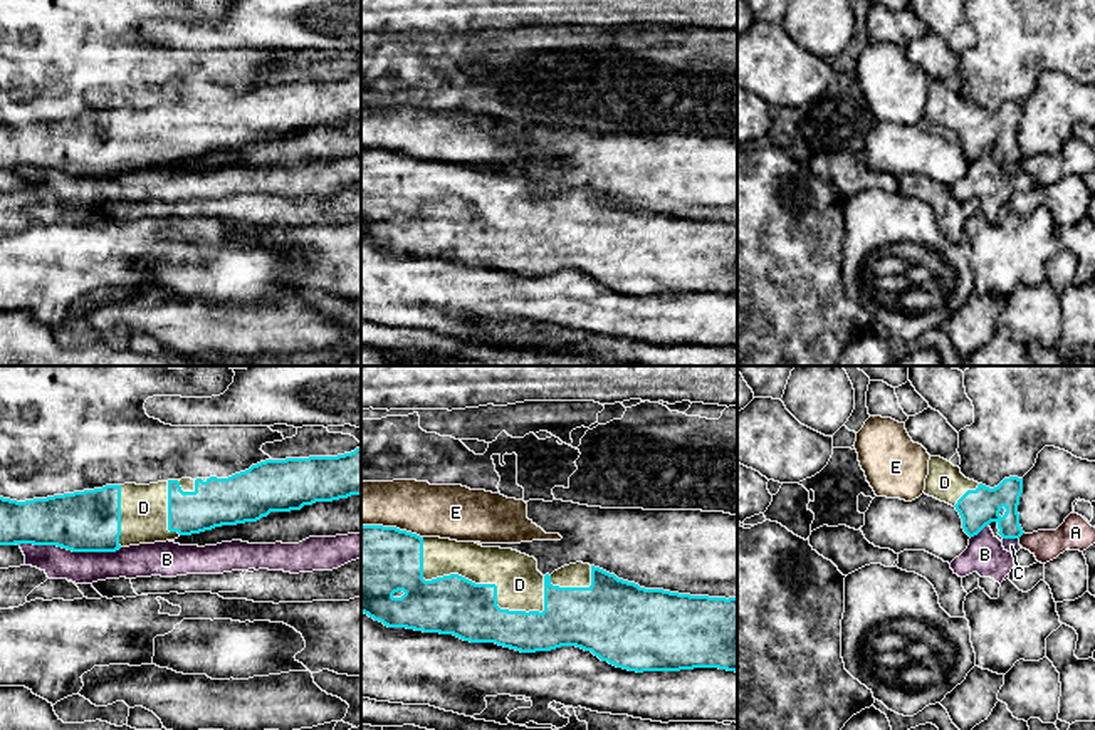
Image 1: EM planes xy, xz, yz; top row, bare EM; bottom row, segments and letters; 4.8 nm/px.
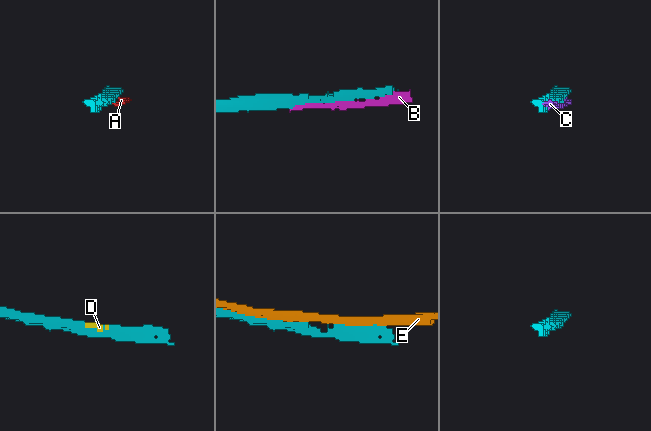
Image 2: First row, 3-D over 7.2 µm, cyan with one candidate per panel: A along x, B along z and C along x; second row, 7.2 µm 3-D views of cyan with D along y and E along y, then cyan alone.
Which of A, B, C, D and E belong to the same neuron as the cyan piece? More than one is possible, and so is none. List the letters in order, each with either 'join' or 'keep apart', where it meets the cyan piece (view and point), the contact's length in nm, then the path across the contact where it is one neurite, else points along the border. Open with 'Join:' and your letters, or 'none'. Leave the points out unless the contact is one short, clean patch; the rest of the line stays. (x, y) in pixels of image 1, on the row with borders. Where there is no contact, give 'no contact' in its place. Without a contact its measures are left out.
Join: D
A: keep apart; contact yz (1020, 536); length 40 nm
B: keep apart; contact xy (71, 549); length 500 nm
C: keep apart; contact yz (1011, 537); length 80 nm
D: join; contact xz (471, 581); length 700 nm
E: keep apart; contact xz (392, 527); length 300 nm

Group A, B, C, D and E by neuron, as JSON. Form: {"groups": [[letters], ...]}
{"groups": [["A", "C"], ["B"], ["D"], ["E"]]}

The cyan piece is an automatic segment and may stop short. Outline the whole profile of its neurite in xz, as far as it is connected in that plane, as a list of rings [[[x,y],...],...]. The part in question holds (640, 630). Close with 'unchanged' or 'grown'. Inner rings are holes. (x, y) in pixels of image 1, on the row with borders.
[[[361,525],[361,613],[388,628],[453,634],[521,653],[576,646],[628,671],[719,668],[737,673],[737,597],[645,589],[600,567],[576,562],[542,576],[537,561],[512,549],[420,537],[396,527]]]; grown

